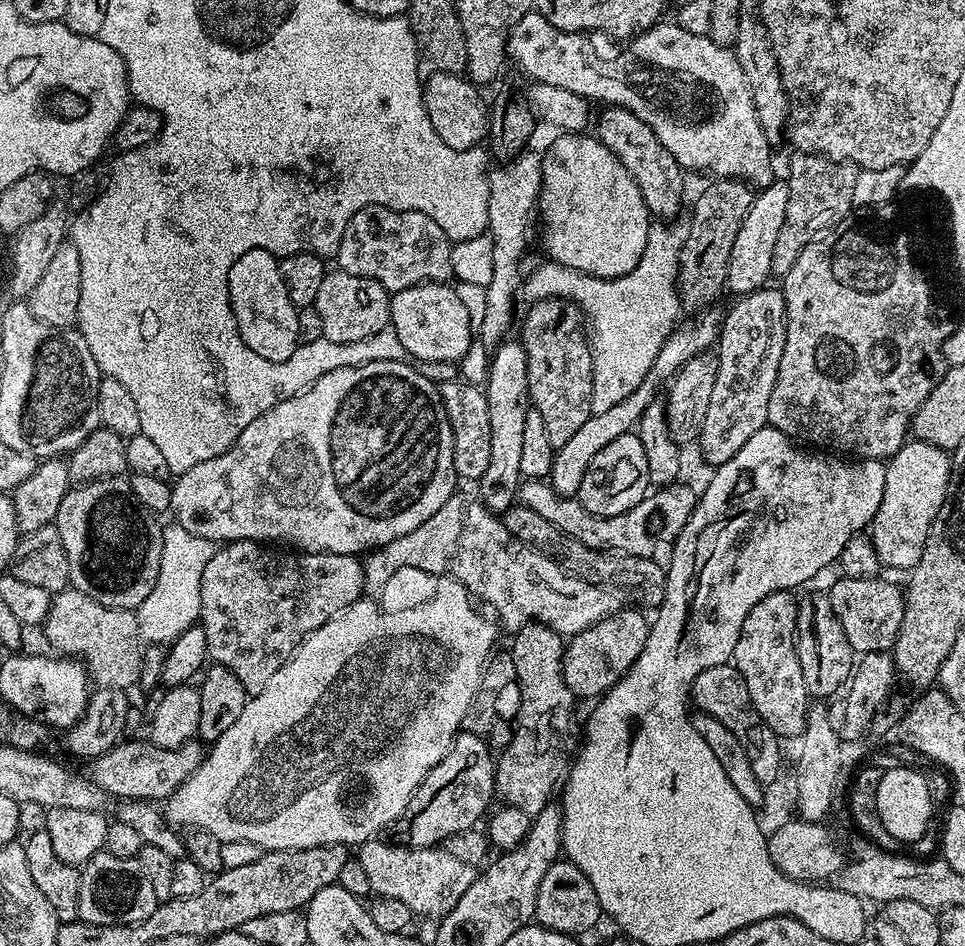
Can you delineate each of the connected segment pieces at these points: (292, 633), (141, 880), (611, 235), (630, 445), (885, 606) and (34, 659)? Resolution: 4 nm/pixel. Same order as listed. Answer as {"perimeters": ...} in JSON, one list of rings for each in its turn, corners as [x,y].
{"perimeters":[[[[254,540],[221,543],[213,551],[210,562],[206,562],[206,570],[202,570],[198,624],[206,634],[208,659],[212,664],[226,666],[242,682],[249,696],[257,696],[310,633],[361,599],[365,592],[364,565],[356,556],[281,550]]],[[[101,850],[80,868],[78,917],[81,920],[102,926],[142,922],[142,918],[150,918],[150,914],[154,914],[157,903],[150,882],[135,859],[114,858],[114,854]]],[[[560,134],[542,152],[538,216],[544,219],[544,248],[547,259],[598,278],[630,274],[646,250],[650,213],[634,178],[609,148],[592,134]]],[[[627,432],[606,450],[594,454],[594,462],[590,462],[590,470],[586,470],[586,478],[582,478],[578,498],[586,510],[595,516],[613,516],[630,510],[638,502],[649,495],[648,467],[646,466],[646,450],[642,446],[639,435]]],[[[844,576],[826,595],[838,622],[842,622],[842,630],[846,630],[846,638],[850,642],[853,653],[888,652],[896,643],[896,633],[904,617],[905,593],[896,584],[888,580],[880,580],[876,576],[848,577]]],[[[20,654],[9,655],[12,657],[4,664],[8,671],[8,704],[27,716],[42,717],[44,723],[53,729],[66,730],[71,724],[78,722],[90,695],[90,677],[83,663],[75,658],[57,658],[55,655],[16,655]]]]}

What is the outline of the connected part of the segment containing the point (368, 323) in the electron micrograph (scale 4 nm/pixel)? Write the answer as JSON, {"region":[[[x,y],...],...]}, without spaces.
{"region":[[[329,271],[322,278],[322,287],[318,290],[318,298],[314,305],[314,313],[320,319],[323,339],[330,342],[362,342],[370,338],[370,334],[378,334],[378,330],[389,327],[390,294],[381,284],[370,278],[362,278],[358,274]]]}

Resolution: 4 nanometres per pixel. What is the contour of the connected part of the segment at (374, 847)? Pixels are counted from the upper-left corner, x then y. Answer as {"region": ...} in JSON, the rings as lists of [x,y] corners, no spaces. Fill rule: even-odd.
{"region":[[[373,838],[359,845],[360,872],[364,875],[365,882],[373,888],[373,893],[376,896],[398,898],[398,902],[410,906],[410,910],[417,917],[433,916],[433,918],[439,918],[450,910],[454,910],[454,906],[458,906],[458,898],[462,898],[462,894],[466,894],[466,890],[470,890],[470,882],[474,882],[477,878],[478,872],[473,865],[454,858],[454,854],[450,854],[442,846],[409,848],[399,842],[387,844],[386,841],[380,839],[384,838]]]}

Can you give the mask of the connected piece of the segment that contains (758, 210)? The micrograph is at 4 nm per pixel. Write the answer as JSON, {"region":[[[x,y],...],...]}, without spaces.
{"region":[[[784,178],[773,179],[771,184],[753,195],[750,210],[746,218],[742,218],[742,226],[738,226],[734,250],[730,250],[727,287],[729,293],[753,292],[769,283],[774,262],[774,242],[778,242],[778,230],[782,230],[782,222],[786,222],[786,201],[789,199],[788,181]]]}

